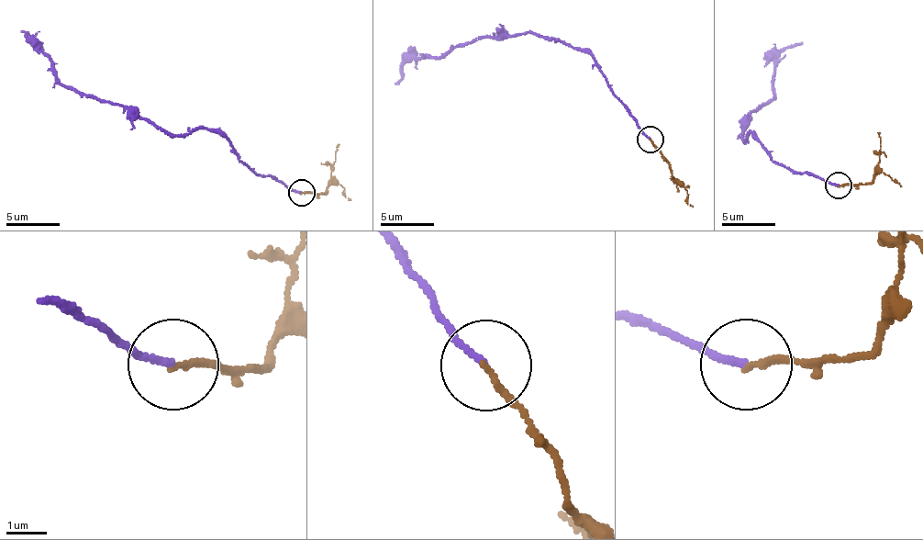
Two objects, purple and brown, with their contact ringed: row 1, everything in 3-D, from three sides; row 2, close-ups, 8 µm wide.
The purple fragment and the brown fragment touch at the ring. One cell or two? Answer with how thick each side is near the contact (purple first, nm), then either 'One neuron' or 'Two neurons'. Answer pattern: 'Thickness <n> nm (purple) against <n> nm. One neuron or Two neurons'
Thickness 140 nm (purple) against 160 nm. One neuron

